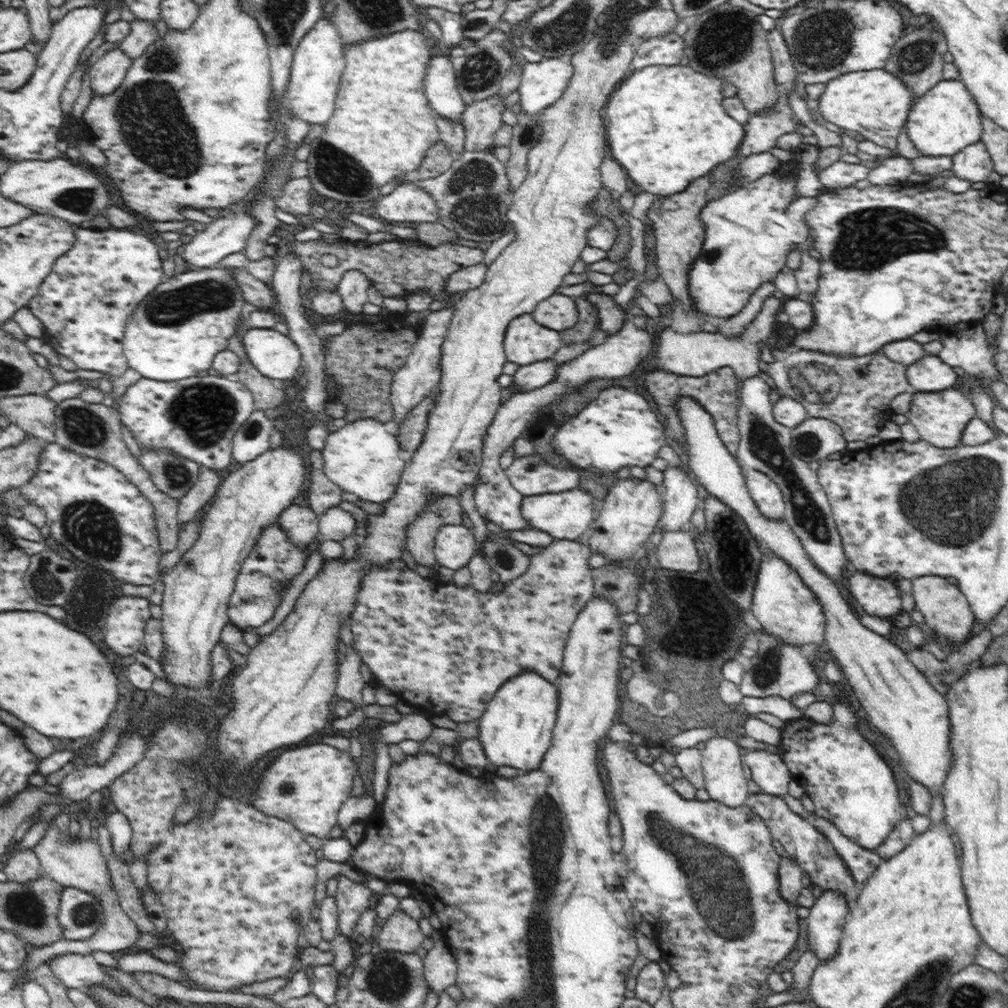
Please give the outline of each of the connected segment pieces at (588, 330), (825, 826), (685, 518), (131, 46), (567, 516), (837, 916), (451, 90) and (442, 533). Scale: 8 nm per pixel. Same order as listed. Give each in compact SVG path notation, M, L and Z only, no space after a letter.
M582 296L574 298L579 312L577 323L568 330L561 331L562 344L569 345L589 340L594 334L598 321L598 309Z
M812 814L810 821L832 843L859 886L863 885L876 872L876 868L880 864L883 864L883 860L878 854L875 854L873 850L861 847L852 839L844 836L844 833L832 821L815 814Z
M668 466L663 476L665 503L656 528L661 532L677 531L690 523L690 517L700 505L696 482L684 472L682 466Z
M136 18L130 22L130 34L124 33L121 37L119 48L130 58L135 59L142 56L146 48L158 40L159 35L154 23Z
M576 487L564 492L525 496L521 502L521 513L531 528L542 530L554 539L584 540L590 532L590 524L596 517L597 502L590 493Z
M830 889L824 891L809 908L810 912L805 918L808 924L808 949L816 953L820 963L837 953L850 908L842 893Z
M450 54L430 57L423 83L425 96L434 113L463 126L462 112L468 105L458 91Z
M463 524L440 526L433 549L440 566L458 571L458 568L467 566L476 553L475 533Z

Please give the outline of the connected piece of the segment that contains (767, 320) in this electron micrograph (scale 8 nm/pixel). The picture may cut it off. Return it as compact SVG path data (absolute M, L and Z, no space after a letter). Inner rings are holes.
M775 295L765 299L760 312L756 318L746 324L746 330L734 338L724 336L722 333L697 332L682 334L666 327L659 334L658 342L658 362L662 369L688 378L708 375L710 372L718 370L730 363L737 380L744 381L748 378L757 376L762 372L759 368L759 349L758 342L767 340L772 332L772 327L777 322L776 314L783 308L782 300Z

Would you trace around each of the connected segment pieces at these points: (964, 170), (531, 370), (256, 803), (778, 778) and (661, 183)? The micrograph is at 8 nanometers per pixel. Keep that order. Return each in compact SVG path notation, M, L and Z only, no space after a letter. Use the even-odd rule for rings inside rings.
M981 141L964 147L956 156L952 156L952 176L982 182L994 172L994 162Z
M553 359L542 360L526 366L519 366L512 376L517 389L511 389L511 394L528 392L552 382L560 365Z
M323 743L282 752L260 776L260 783L256 786L256 790L250 794L249 804L268 816L291 822L304 835L312 834L312 836L325 840L330 838L330 830L338 822L337 813L340 807L350 798L352 779L358 772L358 766L359 764L356 765L356 762L352 761L348 752L340 751Z
M747 750L743 753L743 763L749 766L751 778L761 792L778 797L788 792L788 784L794 778L780 754Z
M646 66L634 72L610 96L606 112L606 133L609 157L628 171L637 190L660 197L672 196L686 190L693 180L710 176L712 170L734 156L738 157L740 143L744 142L744 125L731 118L722 108L722 86L725 80L704 76L688 66Z

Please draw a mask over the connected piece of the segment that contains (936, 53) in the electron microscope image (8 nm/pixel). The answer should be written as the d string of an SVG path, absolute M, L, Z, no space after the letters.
M927 23L920 25L917 28L910 28L904 33L902 37L898 39L898 42L892 47L891 55L885 62L884 69L894 73L900 80L907 86L908 91L912 94L912 106L918 98L922 95L926 95L926 92L930 90L938 81L943 78L943 66L944 57L943 54L948 51L947 42L944 33L941 30L935 28L935 24Z

